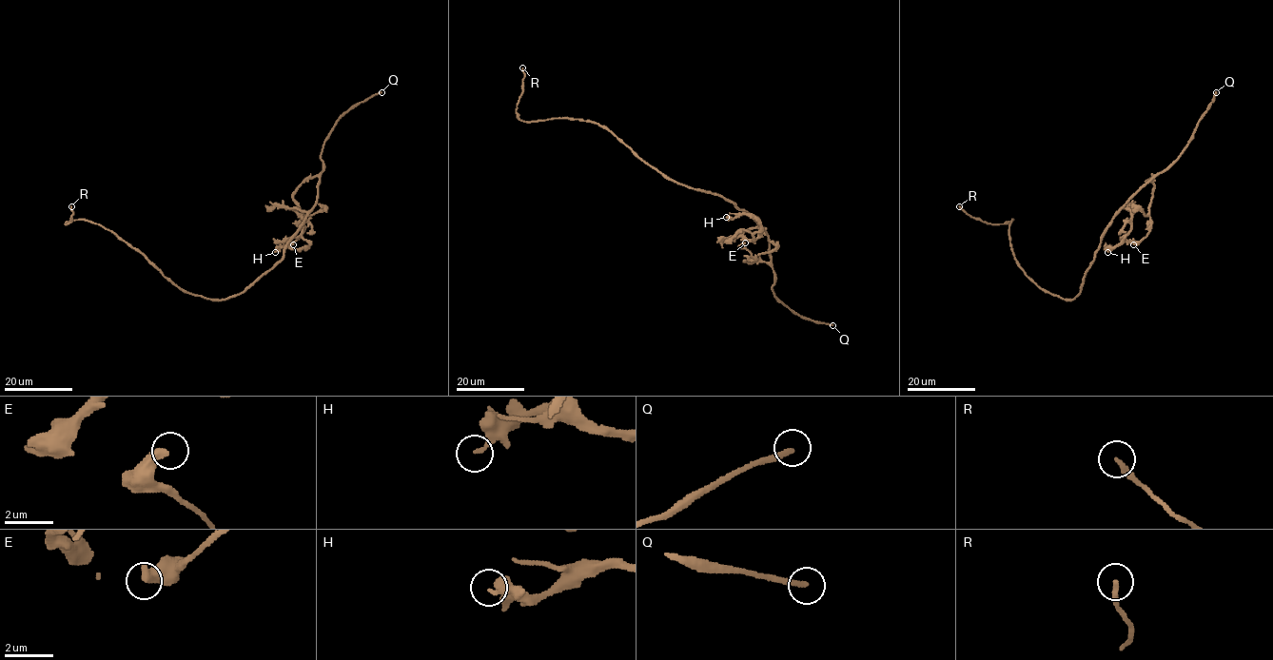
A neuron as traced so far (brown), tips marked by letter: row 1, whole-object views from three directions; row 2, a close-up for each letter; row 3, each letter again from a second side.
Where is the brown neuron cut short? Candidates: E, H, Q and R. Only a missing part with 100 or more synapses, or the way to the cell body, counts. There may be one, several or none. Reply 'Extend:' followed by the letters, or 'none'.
Extend: Q

